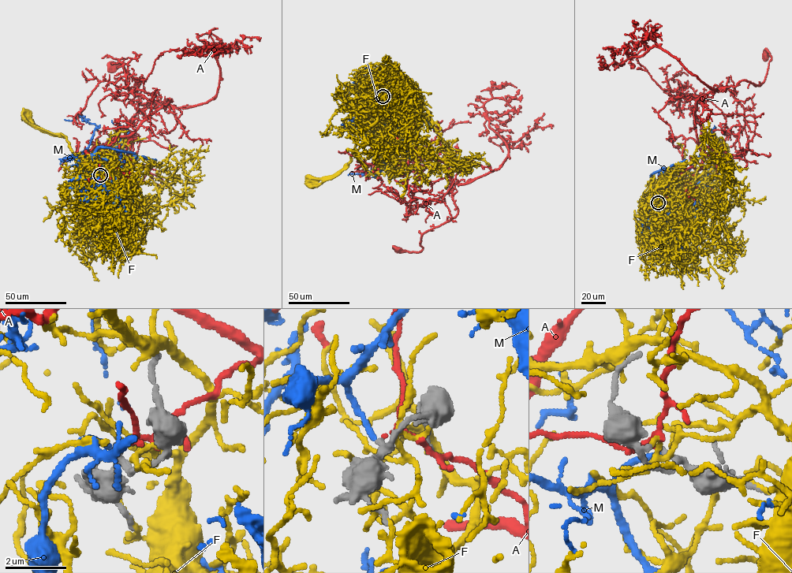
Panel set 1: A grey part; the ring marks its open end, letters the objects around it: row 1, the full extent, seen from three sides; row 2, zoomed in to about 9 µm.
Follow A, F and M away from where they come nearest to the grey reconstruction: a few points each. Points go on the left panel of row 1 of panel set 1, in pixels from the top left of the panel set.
A: (101, 174), (118, 158), (106, 145), (175, 106), (145, 106), (140, 83), (113, 66)
F: (102, 175), (98, 183), (89, 182), (80, 176), (66, 138), (35, 126), (27, 116)
M: (100, 174), (95, 152), (96, 173), (101, 169), (109, 172), (113, 150), (127, 139), (127, 128), (112, 120)

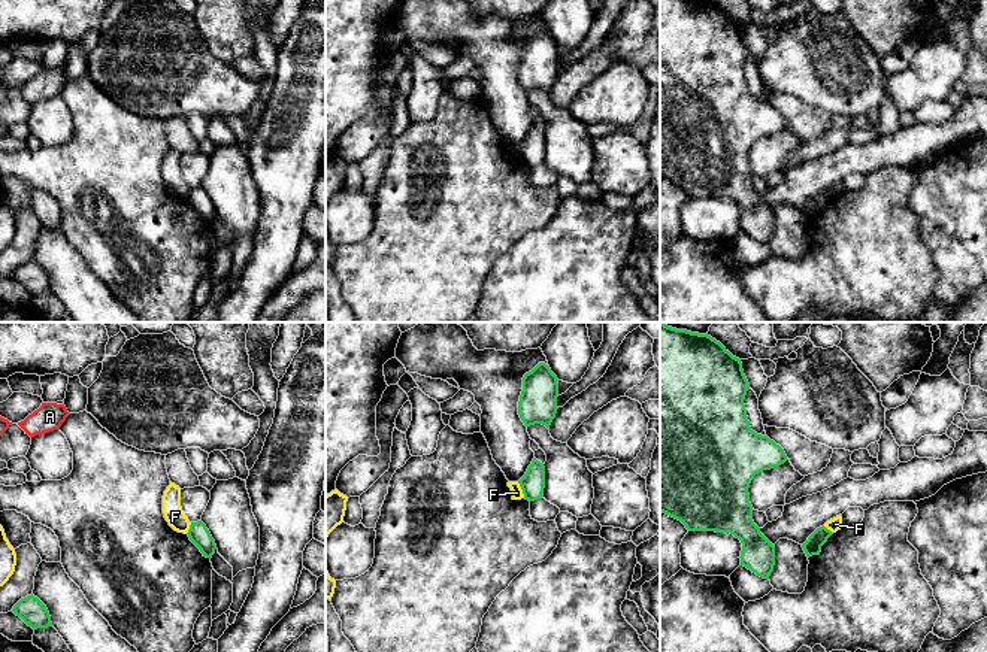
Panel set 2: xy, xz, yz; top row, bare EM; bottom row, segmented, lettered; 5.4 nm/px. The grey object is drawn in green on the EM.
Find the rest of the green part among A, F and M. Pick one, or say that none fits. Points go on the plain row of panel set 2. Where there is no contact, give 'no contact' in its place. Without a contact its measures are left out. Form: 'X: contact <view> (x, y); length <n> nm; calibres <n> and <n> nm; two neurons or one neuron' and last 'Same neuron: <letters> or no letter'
A: no contact; two neurons
F: contact xz (521, 154); length 100 nm; calibres 130 and 60 nm; two neurons
M: no contact; one neuron
Same neuron: M

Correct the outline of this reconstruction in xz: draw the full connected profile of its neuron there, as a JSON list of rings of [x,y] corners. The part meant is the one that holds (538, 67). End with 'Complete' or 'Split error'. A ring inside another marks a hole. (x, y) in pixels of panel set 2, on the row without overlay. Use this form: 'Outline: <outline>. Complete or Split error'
Outline: [[[539,28],[523,43],[518,81],[526,93],[542,90],[549,94],[557,79],[558,45],[549,31]]]. Complete

